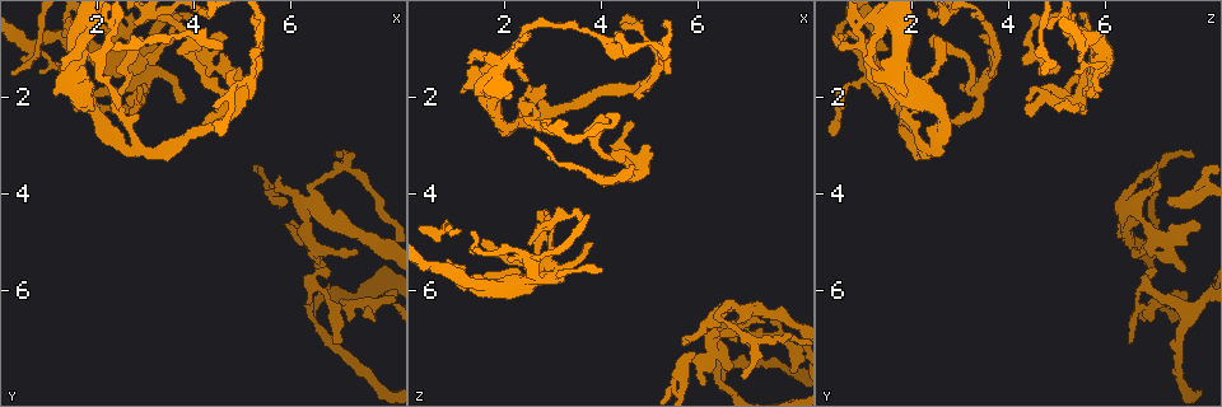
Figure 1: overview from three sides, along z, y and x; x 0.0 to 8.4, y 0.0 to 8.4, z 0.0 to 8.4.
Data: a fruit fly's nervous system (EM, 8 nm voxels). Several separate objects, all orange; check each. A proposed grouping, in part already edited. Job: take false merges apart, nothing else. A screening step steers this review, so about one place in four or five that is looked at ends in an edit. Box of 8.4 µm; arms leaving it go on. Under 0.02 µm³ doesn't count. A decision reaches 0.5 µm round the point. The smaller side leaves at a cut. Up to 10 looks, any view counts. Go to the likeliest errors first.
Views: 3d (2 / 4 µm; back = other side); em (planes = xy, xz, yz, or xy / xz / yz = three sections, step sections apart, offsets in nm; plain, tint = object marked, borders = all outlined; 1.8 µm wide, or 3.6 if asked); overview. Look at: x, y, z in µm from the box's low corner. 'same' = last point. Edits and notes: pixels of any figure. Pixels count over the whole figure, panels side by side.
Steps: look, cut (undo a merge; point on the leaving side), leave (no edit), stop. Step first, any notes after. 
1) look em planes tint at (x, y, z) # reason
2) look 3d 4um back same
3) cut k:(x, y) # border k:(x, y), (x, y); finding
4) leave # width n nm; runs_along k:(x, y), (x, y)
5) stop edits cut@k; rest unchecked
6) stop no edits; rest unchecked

look 3d 2um at (4.35, 1.30, 3.70) # a narrow waist

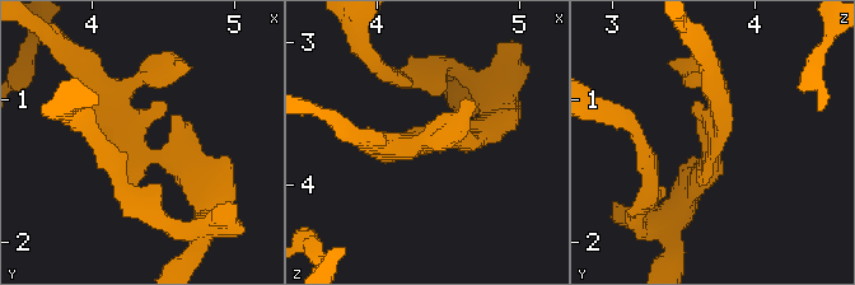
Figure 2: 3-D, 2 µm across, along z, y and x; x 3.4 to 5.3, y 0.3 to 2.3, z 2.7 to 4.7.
look em 3.6um yz step 16 tint at (4.34, 1.32, 3.72)

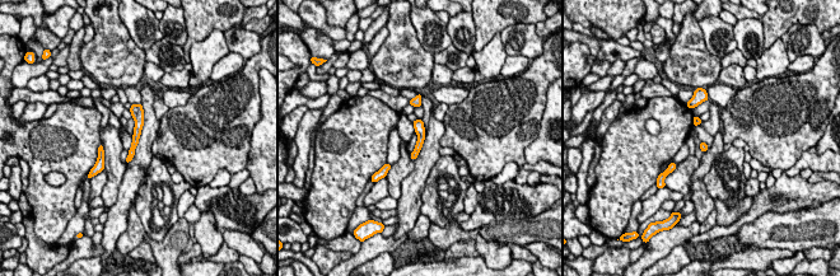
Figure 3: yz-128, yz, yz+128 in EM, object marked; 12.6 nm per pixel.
look em 3.6um planes tint same # another direction

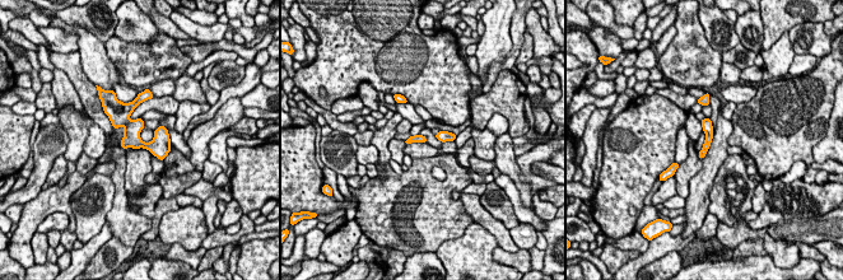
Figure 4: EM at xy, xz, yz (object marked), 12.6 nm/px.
leave # runs_along 4:(115, 111), (141, 144), (164, 152); continuous, no second neuron

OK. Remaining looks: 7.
look 3d 4um at (0.55, 0.95, 5.55) # abrupt turn

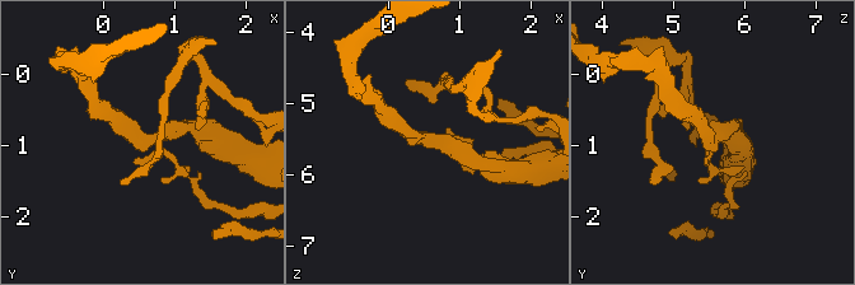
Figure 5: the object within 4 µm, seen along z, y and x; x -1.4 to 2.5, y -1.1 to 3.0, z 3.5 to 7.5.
look em planes tint at (0.55, 0.95, 5.55) # now the EM

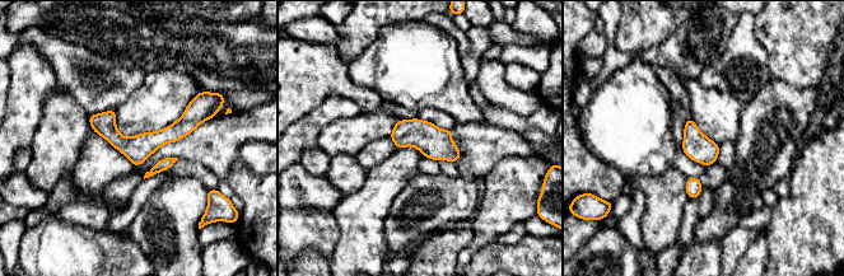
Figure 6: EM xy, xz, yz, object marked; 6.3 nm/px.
leave # runs_along 6:(206, 116), (148, 143), (120, 143), (92, 120); all the same neuron

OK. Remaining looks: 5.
look 3d 2um at (5.20, 1.60, 1.35) # sharp bend

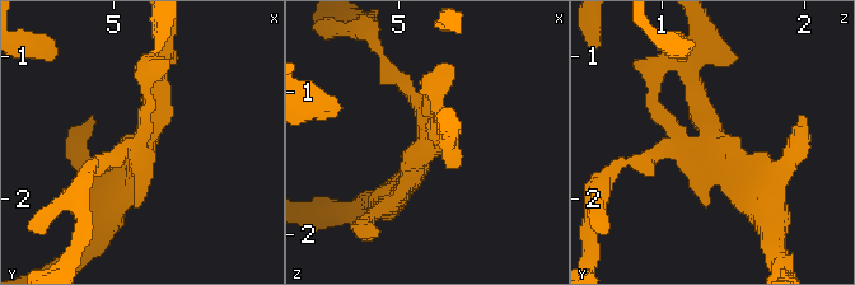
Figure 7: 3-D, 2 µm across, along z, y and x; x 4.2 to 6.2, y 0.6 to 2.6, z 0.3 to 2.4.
look em xz step 16 tint at (5.22, 1.62, 1.36) # arms 3

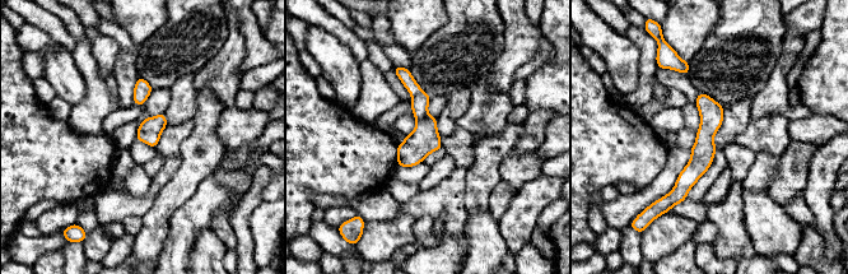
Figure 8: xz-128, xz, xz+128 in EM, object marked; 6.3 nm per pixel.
look em planes tint same

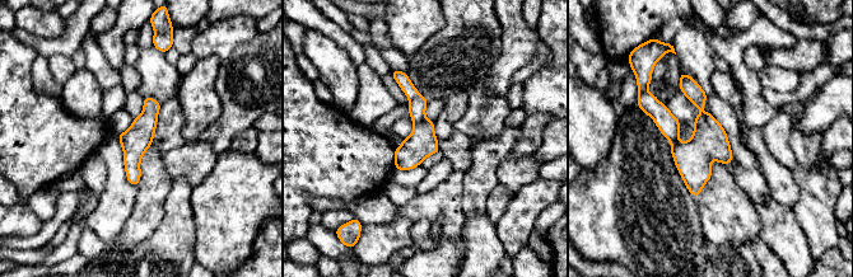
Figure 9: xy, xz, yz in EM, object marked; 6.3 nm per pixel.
leave # runs_along 9:(646, 101), (693, 162), (695, 192); one neuron here

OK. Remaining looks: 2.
stop no edits; rest unchecked

